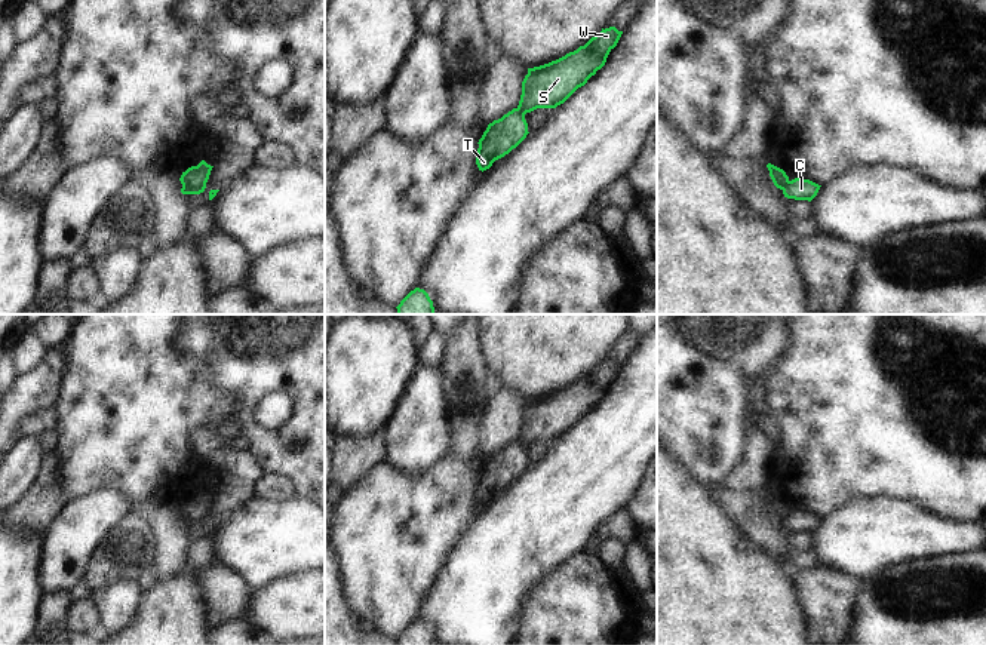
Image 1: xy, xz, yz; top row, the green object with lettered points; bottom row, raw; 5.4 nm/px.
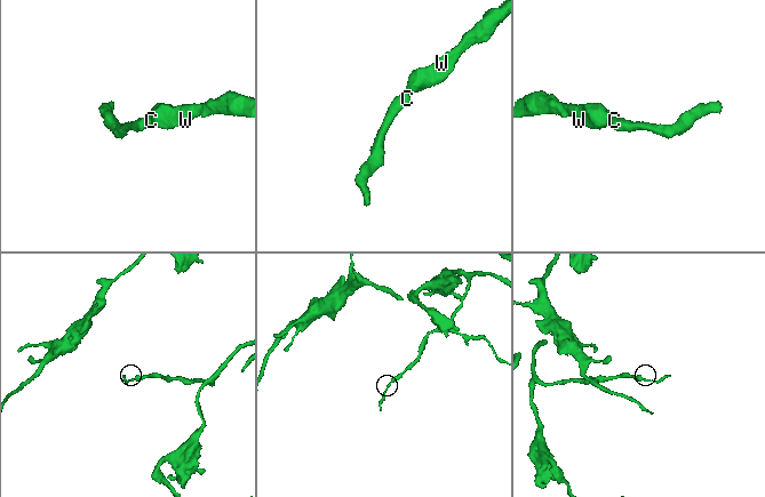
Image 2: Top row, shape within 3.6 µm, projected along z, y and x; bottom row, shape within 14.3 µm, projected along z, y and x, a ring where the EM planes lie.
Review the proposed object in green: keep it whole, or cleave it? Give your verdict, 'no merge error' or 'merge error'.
merge error

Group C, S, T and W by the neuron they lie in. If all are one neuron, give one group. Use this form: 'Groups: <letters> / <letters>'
Groups: C T / S W

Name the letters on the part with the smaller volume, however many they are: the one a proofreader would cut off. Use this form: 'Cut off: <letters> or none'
Cut off: C, T

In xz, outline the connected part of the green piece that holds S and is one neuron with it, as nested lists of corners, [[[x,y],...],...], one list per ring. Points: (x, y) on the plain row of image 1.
[[[602,360],[584,378],[549,396],[528,400],[517,440],[526,446],[537,440],[556,440],[600,402],[623,363]]]

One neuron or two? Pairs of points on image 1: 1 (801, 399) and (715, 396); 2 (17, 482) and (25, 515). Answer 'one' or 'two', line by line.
1: two
2: two

